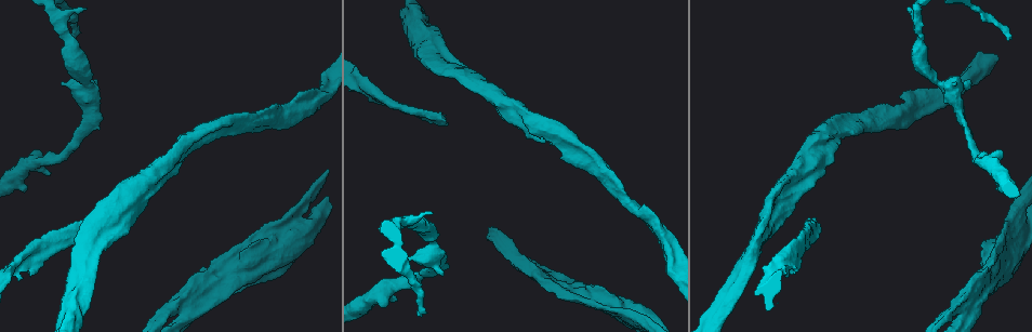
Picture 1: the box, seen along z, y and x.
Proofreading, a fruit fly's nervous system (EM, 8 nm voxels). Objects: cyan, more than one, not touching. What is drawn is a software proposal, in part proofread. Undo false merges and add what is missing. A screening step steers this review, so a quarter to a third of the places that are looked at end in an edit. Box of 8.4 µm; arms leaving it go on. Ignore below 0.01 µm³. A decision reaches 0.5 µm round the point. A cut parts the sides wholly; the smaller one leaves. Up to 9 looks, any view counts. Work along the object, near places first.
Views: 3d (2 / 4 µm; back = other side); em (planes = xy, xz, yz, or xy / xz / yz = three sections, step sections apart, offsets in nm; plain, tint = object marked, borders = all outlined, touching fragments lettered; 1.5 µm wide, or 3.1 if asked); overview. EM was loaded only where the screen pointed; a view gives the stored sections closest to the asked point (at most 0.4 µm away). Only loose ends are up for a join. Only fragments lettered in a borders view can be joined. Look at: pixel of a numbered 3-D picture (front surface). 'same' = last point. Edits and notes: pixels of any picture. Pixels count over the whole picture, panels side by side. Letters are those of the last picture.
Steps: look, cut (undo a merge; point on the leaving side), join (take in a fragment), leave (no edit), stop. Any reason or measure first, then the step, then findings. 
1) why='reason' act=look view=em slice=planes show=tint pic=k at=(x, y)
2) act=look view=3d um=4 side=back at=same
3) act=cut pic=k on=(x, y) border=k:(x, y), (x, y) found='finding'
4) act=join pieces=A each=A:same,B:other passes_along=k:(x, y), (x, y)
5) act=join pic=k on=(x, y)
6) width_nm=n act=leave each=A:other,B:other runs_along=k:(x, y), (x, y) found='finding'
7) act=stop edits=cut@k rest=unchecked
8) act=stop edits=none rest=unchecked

act=look view=3d um=2 pic=1 at=(418, 311)

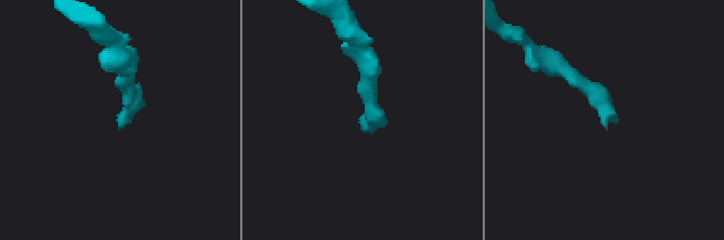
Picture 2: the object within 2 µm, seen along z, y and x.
act=look view=em slice=xy step=4 show=borders pic=2 at=(118, 128)

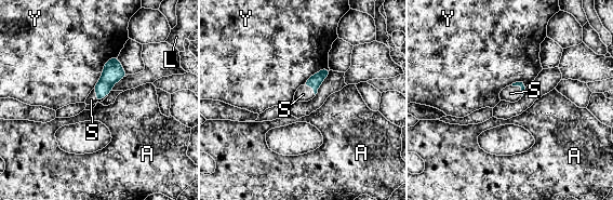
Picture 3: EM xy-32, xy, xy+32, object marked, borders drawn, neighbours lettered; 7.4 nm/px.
act=look view=em slice=planes show=borders at=same

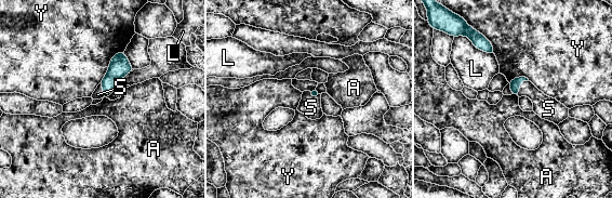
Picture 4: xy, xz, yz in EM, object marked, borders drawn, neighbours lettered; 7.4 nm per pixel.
act=join pieces=S each=A:other,L:other,S:same,Y:other found='it goes on there'

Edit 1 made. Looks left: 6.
why='thick end' act=look view=3d um=2 pic=1 at=(176, 168)

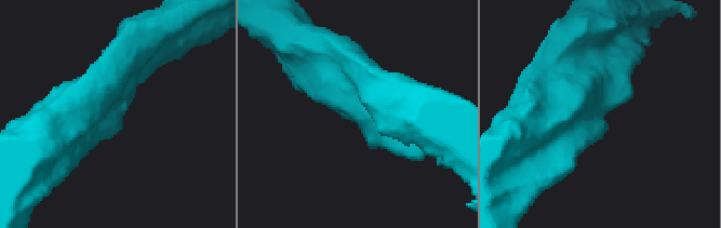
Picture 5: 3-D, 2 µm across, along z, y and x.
act=look view=em slice=xz step=4 show=tint pic=5 at=(360, 125)

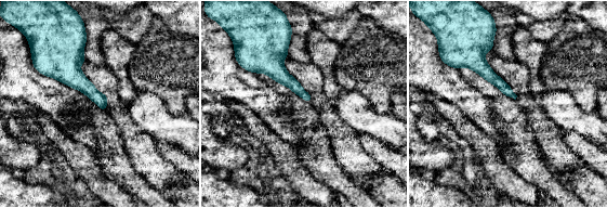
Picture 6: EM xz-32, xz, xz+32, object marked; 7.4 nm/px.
why='another direction' act=look view=em slice=planes show=borders at=same

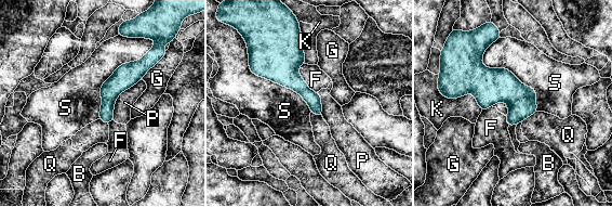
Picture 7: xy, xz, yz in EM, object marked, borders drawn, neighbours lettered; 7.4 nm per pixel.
act=leave each=B:other,F:other,G:other,K:other,P:other,Q:other,S:other found='no lettered fragment goes on from it'

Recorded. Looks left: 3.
why='free end' act=look view=em slice=planes show=borders pic=1 at=(306, 90)

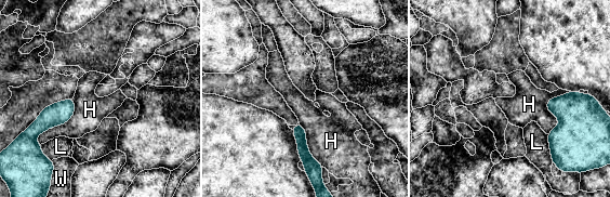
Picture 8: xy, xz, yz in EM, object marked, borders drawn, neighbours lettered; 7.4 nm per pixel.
width_nm=170 act=leave each=H:other,L:other,W:other runs_along=8:(70, 102), (34, 133), (37, 150) found='no lettered fragment goes on from it'

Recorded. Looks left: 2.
why='touches itself' act=look view=em slice=xz step=4 show=tint pic=1 at=(381, 99)

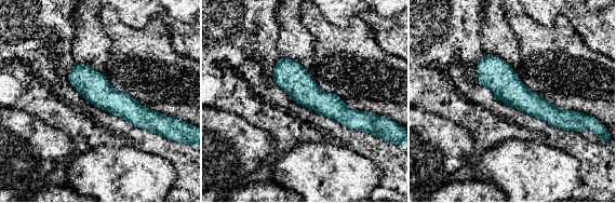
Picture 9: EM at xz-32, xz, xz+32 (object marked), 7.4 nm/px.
why='cut it another way' act=look view=em slice=planes show=borders at=same

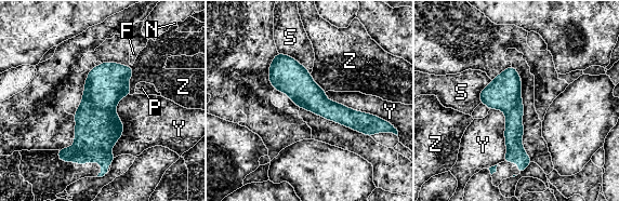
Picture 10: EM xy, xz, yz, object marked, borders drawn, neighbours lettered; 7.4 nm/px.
width_nm=220 act=leave each=F:other,N:other,P:other,S:other,Y:other,Z:other border=10:(129, 94), (116, 107), (115, 157) found='one cell here'

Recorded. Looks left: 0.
act=stop edits=join@4 rest=unchecked

